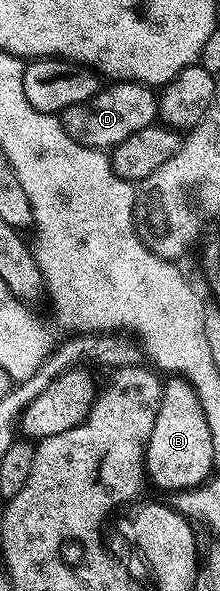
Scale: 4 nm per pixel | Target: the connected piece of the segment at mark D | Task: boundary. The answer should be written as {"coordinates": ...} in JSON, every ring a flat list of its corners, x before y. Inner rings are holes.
{"coordinates":[[134,81,109,86,109,89,108,86,103,88,86,103,78,103,62,114,64,130,78,143,92,149,111,150,112,146,122,143,122,139,130,139,134,131,142,131,142,127,153,124,158,117,158,97,149,86,137,85]]}

